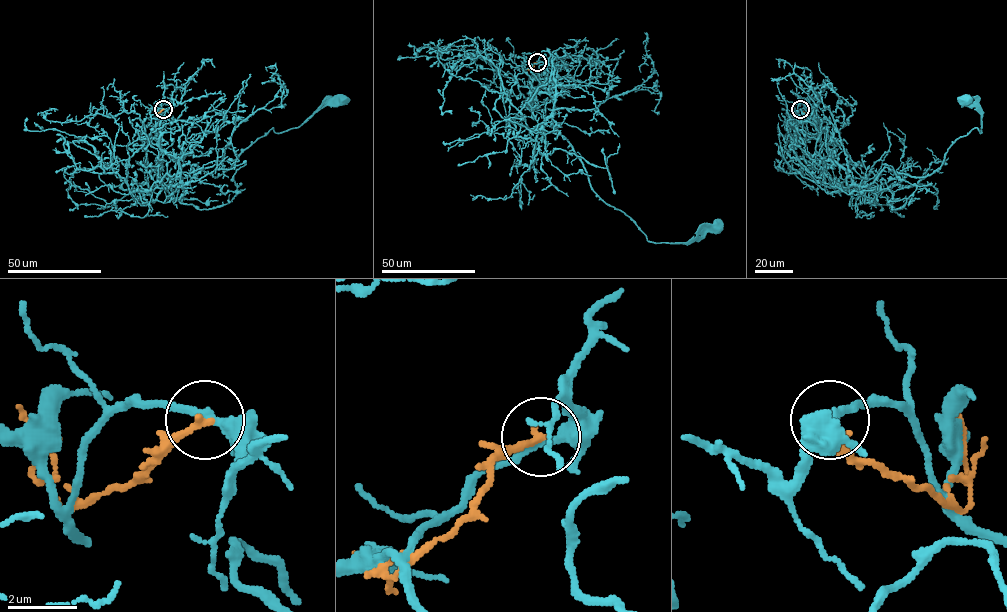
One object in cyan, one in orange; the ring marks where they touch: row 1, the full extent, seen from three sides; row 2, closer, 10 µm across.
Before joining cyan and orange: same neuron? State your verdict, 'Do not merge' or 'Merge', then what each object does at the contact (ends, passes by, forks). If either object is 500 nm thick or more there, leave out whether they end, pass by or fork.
Do not merge. At the ring cyan passes by. At the ring orange ends

